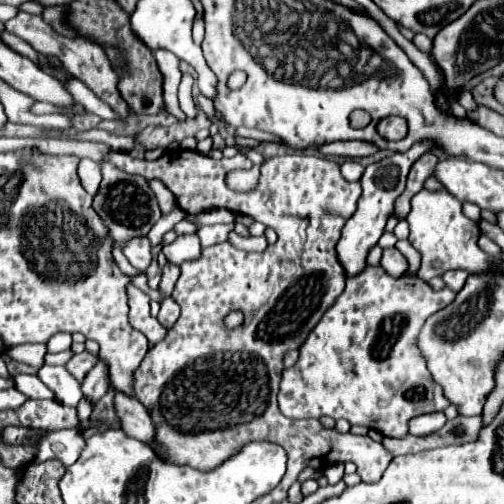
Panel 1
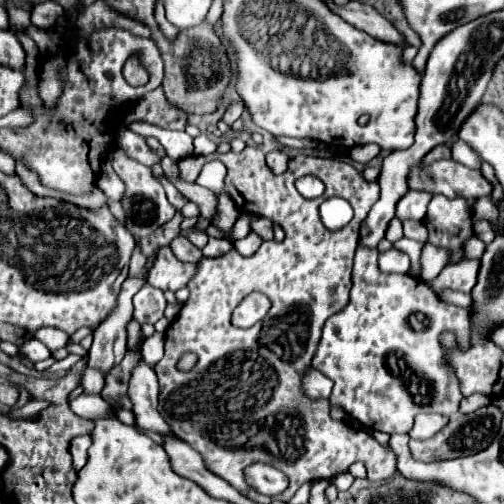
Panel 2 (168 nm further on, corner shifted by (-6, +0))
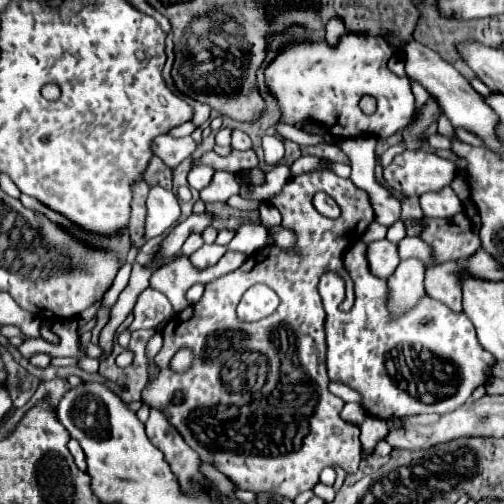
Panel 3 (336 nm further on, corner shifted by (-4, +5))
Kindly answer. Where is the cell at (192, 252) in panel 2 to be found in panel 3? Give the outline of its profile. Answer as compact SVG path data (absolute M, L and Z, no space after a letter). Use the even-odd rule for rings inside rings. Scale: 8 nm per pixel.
M191 233L189 237L187 237L187 241L183 243L183 249L181 249L181 253L185 253L185 255L191 255L191 253L195 253L199 247L203 245L203 239L201 239L201 235L199 233Z

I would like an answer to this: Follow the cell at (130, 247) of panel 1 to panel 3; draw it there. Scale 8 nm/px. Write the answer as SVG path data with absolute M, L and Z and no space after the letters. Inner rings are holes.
M229 251L221 257L221 261L217 265L199 269L191 263L189 257L185 255L177 255L175 259L171 259L169 263L161 265L153 275L151 275L151 287L161 291L163 295L167 295L167 299L171 301L175 313L185 309L187 299L185 299L185 291L195 285L195 283L209 283L233 269L237 269L243 261L247 259L245 253L237 253L237 251Z

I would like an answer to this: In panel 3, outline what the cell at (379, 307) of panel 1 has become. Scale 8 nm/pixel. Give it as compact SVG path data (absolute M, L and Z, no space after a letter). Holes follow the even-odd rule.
M363 239L355 241L355 243L345 251L345 267L347 267L347 271L349 271L353 283L355 283L355 305L353 305L353 309L347 311L347 313L343 313L339 307L337 307L337 311L329 311L329 313L325 311L325 337L327 344L325 365L327 365L327 373L331 381L345 383L347 387L351 387L353 391L357 391L357 393L361 395L361 399L363 399L361 405L363 405L363 409L365 409L367 415L371 415L371 417L375 417L375 419L383 419L383 421L389 421L389 419L403 419L403 417L419 415L419 413L445 415L445 413L455 411L457 407L465 405L465 403L469 401L471 393L475 391L475 387L487 383L489 377L487 377L487 373L485 373L485 367L493 363L493 357L479 345L476 331L473 329L473 323L465 317L463 311L461 311L461 313L455 313L455 311L451 311L447 305L443 305L441 301L431 299L431 297L425 295L425 297L421 297L421 299L417 301L417 305L415 305L413 309L409 309L405 315L393 319L393 317L387 313L387 303L389 303L389 285L387 285L387 279L379 279L379 277L375 277L375 275L371 273L369 261L367 261L367 243L365 243Z

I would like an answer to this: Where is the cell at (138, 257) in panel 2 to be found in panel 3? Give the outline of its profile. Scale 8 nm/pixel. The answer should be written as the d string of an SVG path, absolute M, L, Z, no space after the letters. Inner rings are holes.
M153 187L147 197L147 215L145 215L145 231L143 239L157 237L165 233L165 229L173 227L179 217L179 199L173 191L163 187Z

